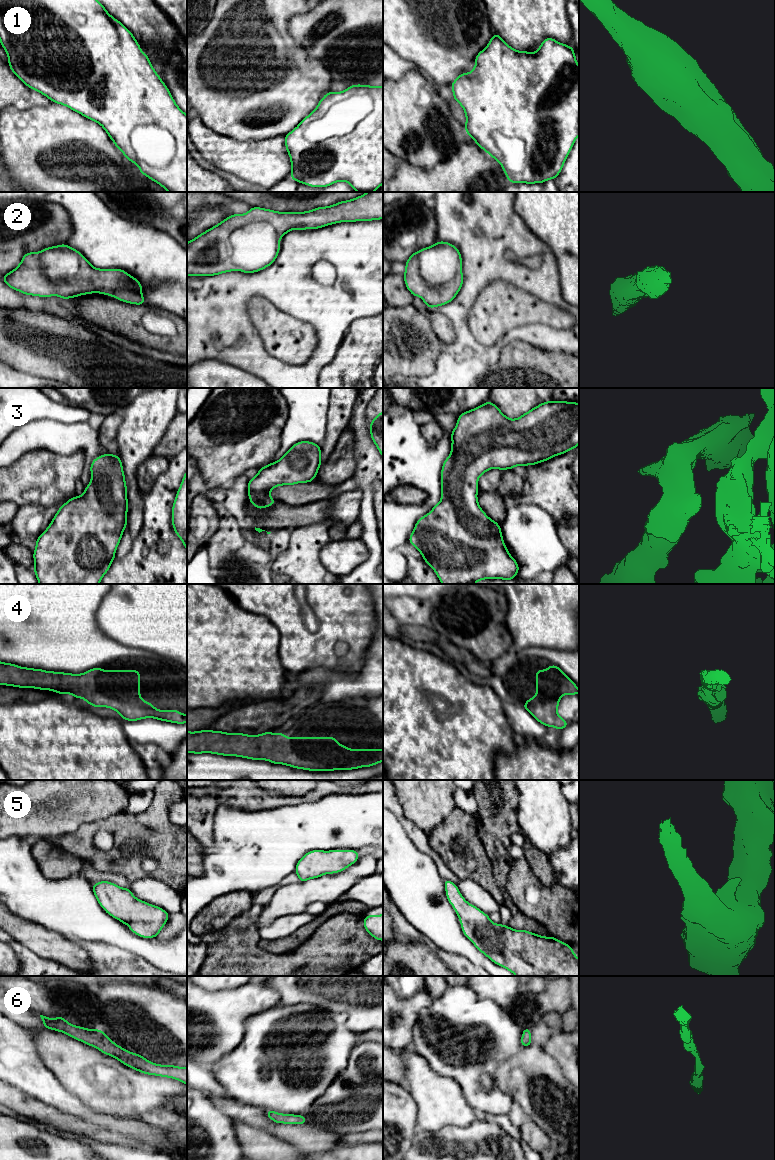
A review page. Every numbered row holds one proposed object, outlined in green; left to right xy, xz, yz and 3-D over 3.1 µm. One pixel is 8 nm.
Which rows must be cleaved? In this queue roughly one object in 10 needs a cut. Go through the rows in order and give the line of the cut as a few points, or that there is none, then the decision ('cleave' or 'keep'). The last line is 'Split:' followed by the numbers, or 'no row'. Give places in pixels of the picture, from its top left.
1: cut none; keep
2: cut none; keep
3: cut none; keep
4: cut none; keep
5: cut none; keep
6: cut none; keep
Split: no row

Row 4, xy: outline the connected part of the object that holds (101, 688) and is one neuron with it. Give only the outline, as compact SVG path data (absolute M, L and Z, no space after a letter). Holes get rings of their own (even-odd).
M0 662L0 685L71 694L75 698L83 698L86 703L93 707L111 708L117 711L122 719L128 721L155 718L178 724L187 723L187 714L181 714L179 710L157 710L150 702L145 702L140 697L140 672L138 670L101 670L98 666L82 674L71 674L24 668L15 664Z

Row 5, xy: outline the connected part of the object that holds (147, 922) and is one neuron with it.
M101 881L94 884L92 890L106 913L128 925L137 936L157 937L168 921L169 913L156 905L137 899L129 888Z

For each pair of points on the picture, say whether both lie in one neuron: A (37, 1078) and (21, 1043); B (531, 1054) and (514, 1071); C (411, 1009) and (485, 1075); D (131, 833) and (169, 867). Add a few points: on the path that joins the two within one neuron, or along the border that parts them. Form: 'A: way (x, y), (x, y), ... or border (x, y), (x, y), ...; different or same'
A: way (28, 1069), (21, 1062), (21, 1052); same
B: way (527, 1058), (518, 1067); same
C: border (433, 1000), (420, 1012), (412, 1027); different
D: way (141, 840), (145, 840), (162, 857); same

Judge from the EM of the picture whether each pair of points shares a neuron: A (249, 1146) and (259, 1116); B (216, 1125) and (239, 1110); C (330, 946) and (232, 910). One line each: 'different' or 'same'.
A: different
B: different
C: different

